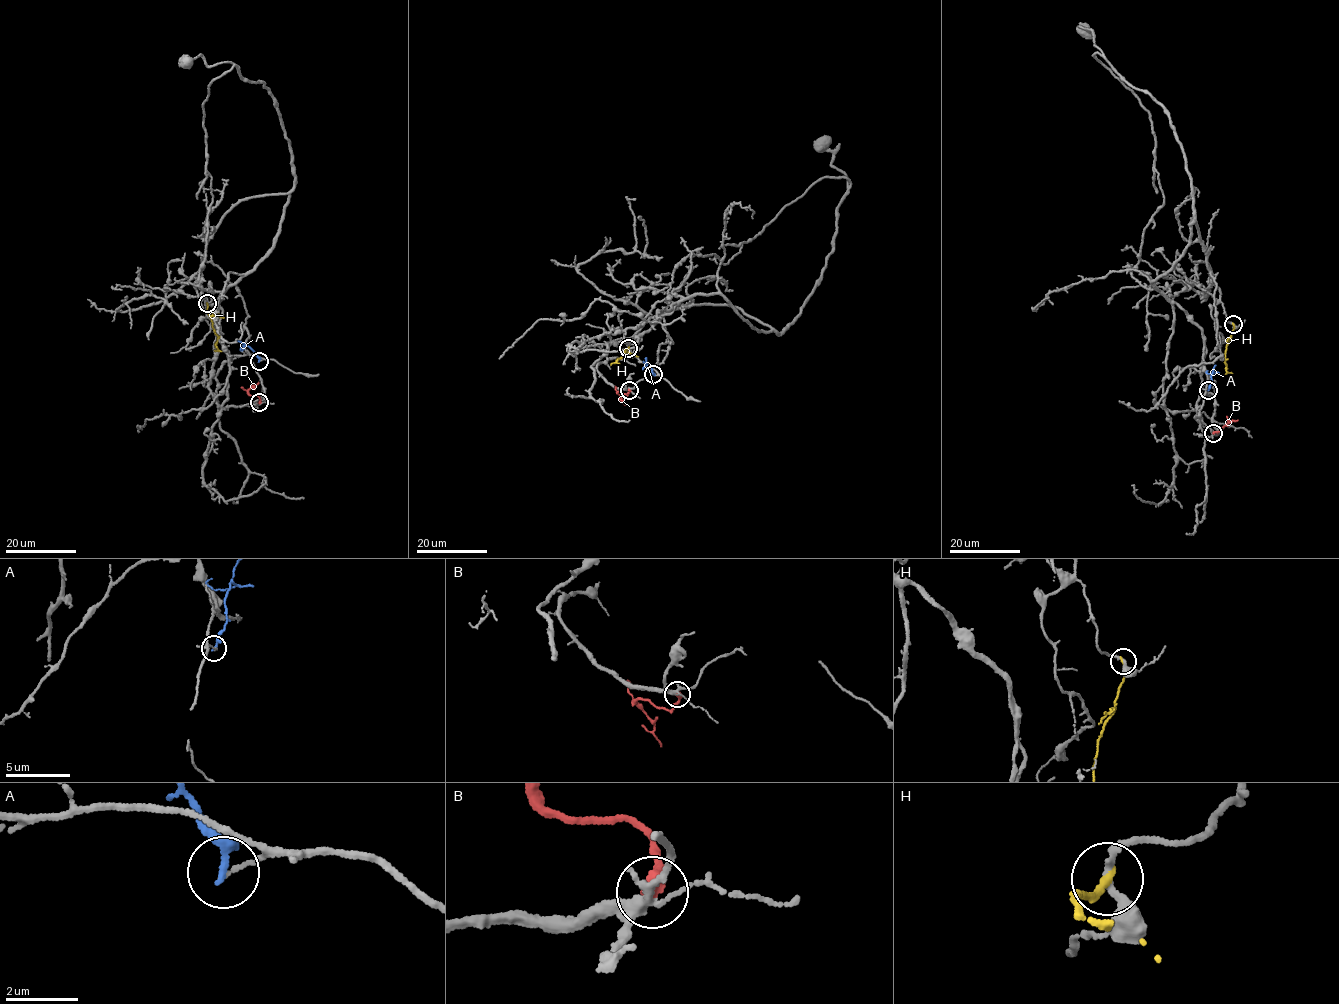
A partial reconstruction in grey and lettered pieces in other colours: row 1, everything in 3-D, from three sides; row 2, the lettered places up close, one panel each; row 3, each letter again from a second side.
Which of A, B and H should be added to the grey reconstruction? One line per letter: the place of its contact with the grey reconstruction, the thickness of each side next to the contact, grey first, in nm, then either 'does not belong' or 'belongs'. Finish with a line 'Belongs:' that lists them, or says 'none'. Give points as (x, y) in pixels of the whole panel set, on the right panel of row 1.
A: (1208, 390) | 90/280 nm | does not belong
B: (1213, 433) | 240/360 nm | belongs
H: (1233, 324) | 200/200 nm | does not belong
Belongs: B

